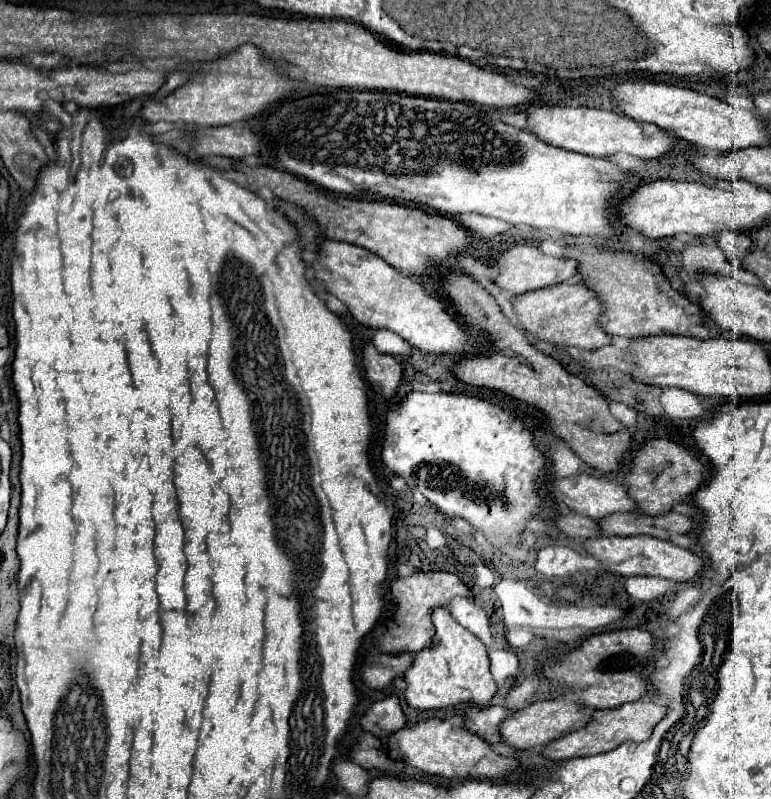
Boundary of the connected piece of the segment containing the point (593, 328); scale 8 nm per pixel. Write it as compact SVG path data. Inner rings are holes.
M564 282L556 286L548 286L544 290L534 290L510 300L514 312L518 314L518 324L526 330L536 334L538 340L554 344L554 346L568 346L578 350L596 350L610 344L608 334L600 328L600 314L602 302L596 294L580 282Z

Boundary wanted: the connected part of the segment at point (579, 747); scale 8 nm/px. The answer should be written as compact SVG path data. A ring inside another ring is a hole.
M636 700L636 702L628 702L628 704L624 704L620 708L612 708L612 710L608 710L608 708L594 710L590 716L592 716L592 720L584 728L546 744L540 754L544 758L552 758L552 760L568 760L568 758L576 758L576 756L590 756L590 754L602 754L602 752L614 750L626 740L644 742L650 738L656 722L660 722L666 716L666 708L660 706L656 700Z

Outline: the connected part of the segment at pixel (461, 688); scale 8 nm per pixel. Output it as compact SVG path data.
M436 608L432 612L432 622L436 628L432 644L422 652L414 652L414 662L404 672L404 682L408 684L404 692L406 702L418 710L448 708L462 702L488 706L496 692L496 684L490 674L490 660L484 644L464 630L464 626L460 626L446 608Z

